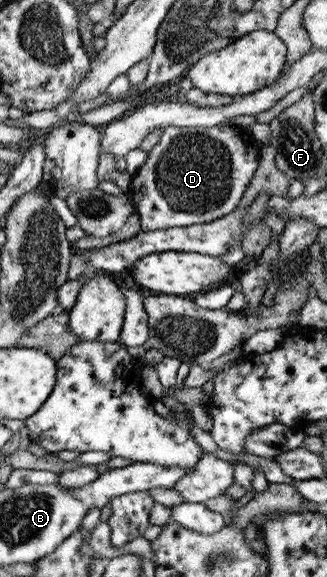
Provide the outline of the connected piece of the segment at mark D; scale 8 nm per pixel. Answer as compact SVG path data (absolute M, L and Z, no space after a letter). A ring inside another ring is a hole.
M228 122L209 128L193 126L168 126L167 128L164 128L157 144L146 154L143 164L138 168L135 174L129 177L130 182L127 194L129 194L129 201L131 201L131 205L133 205L133 209L135 209L135 212L139 217L139 227L141 228L141 232L203 224L223 217L228 213L232 213L233 210L242 204L243 192L245 192L248 182L251 182L251 177L257 168L260 150L261 145L259 145L259 142L251 135L251 133L247 133L246 128L241 129L239 127L234 127Z

